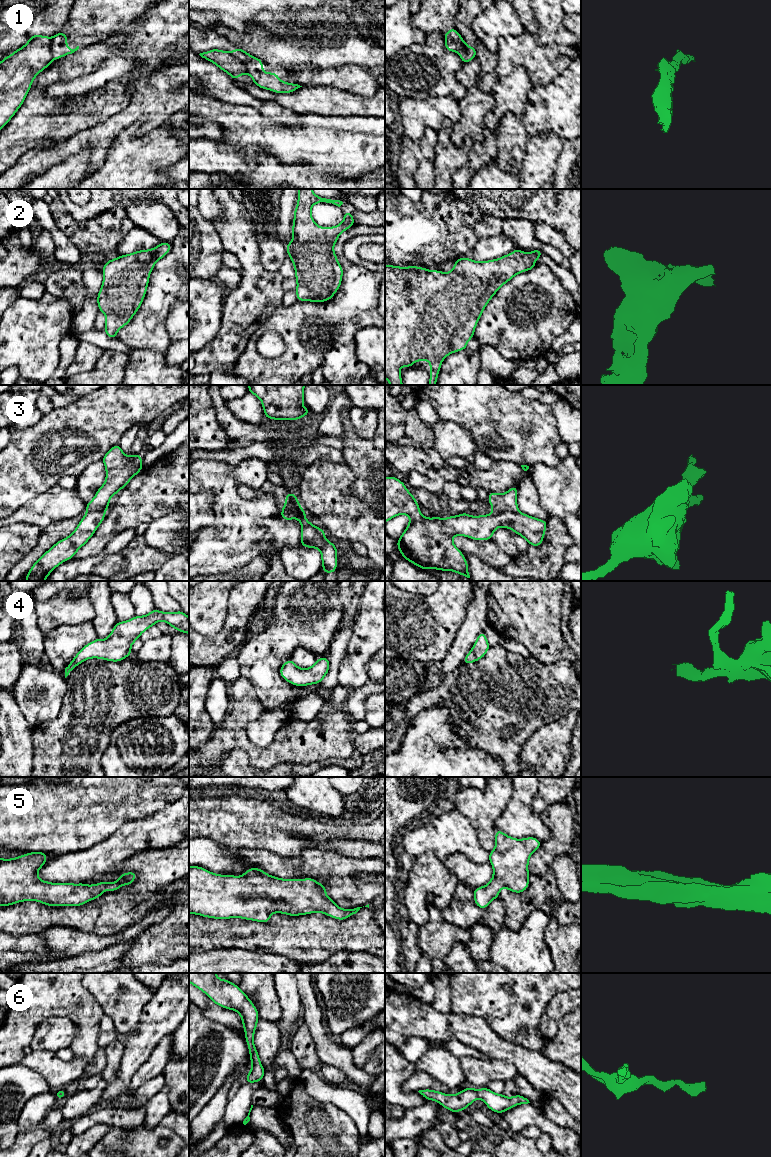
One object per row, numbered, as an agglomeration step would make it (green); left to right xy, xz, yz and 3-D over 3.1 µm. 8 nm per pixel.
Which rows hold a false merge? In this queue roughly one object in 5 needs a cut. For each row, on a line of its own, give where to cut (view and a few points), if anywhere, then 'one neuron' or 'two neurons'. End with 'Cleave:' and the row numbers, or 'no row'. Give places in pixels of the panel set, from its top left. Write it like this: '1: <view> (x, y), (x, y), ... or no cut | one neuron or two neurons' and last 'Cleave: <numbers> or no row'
1: xz (229, 53), (245, 66), (248, 73) | two neurons
2: no cut | one neuron
3: xz (295, 497), (294, 506), (300, 509), (297, 517) | two neurons
4: no cut | one neuron
5: no cut | one neuron
6: no cut | one neuron
Cleave: 1, 3

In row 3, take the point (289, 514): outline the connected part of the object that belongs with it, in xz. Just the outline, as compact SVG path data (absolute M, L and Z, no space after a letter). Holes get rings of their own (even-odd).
M288 493L285 497L285 505L281 509L281 518L284 520L292 520L297 518L300 508L291 509L295 506L296 495L294 493Z

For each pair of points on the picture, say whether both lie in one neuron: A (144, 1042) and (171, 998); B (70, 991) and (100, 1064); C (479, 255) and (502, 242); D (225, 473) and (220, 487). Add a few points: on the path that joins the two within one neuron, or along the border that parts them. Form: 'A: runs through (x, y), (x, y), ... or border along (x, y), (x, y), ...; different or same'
A: runs through (149, 1031), (154, 1022), (167, 1009); same
B: border along (99, 1047), (94, 1058), (87, 1065); different
C: runs through (485, 250), (496, 247); same
D: runs through (225, 476), (223, 484); same

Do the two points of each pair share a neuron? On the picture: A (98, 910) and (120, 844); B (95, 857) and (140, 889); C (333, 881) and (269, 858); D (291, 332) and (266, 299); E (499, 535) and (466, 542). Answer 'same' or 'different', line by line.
A: different
B: different
C: same
D: different
E: different

